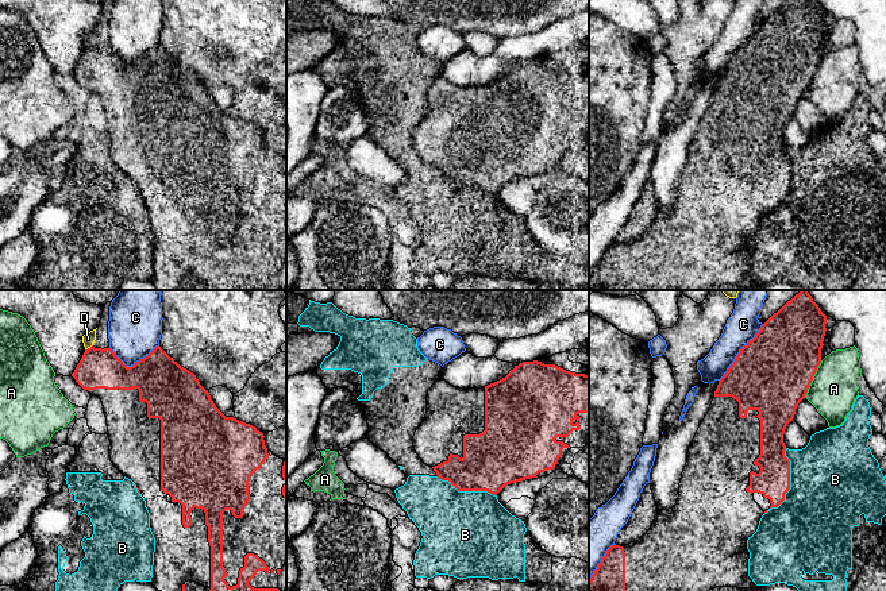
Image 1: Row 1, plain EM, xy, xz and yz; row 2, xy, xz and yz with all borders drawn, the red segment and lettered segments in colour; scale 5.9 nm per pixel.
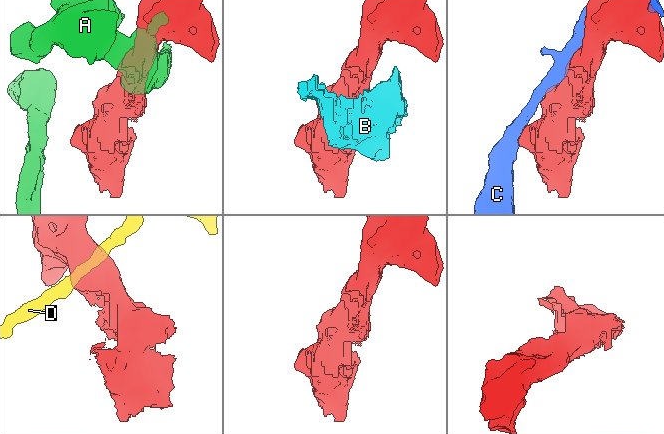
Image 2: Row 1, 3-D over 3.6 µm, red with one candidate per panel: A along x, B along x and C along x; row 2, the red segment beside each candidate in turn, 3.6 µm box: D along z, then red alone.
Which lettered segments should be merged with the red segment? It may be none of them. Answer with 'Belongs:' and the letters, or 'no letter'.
Belongs: no letter

